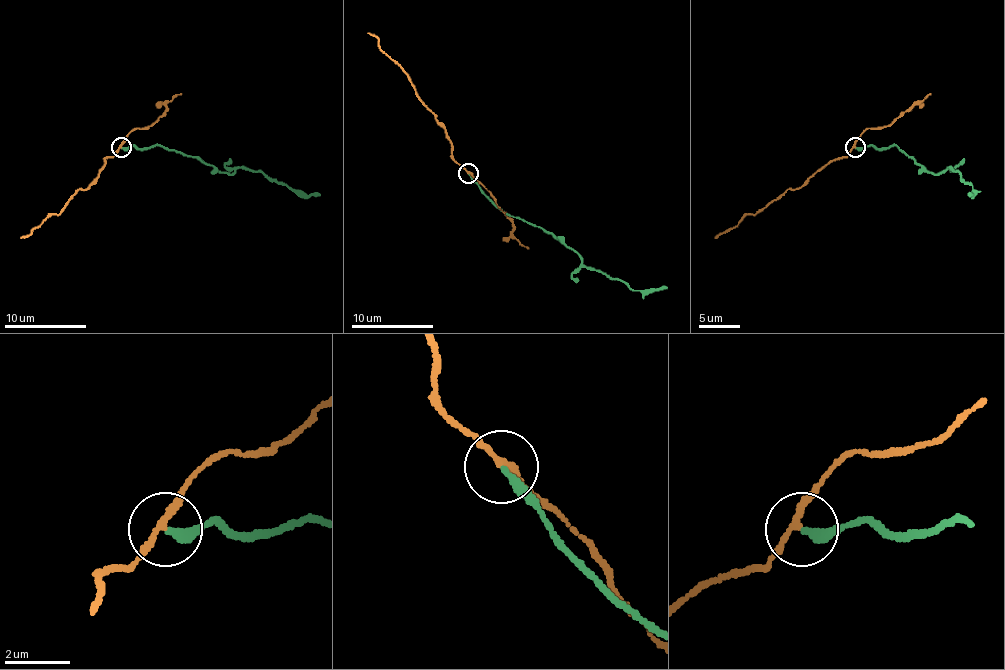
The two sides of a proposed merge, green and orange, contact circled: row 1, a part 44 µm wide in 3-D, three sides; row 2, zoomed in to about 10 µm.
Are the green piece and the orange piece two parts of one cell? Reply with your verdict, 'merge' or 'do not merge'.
do not merge

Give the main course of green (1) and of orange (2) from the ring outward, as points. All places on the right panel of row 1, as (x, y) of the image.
1: (855, 147), (887, 149), (893, 145), (928, 171), (938, 173), (948, 167), (973, 187), (969, 193)
2: (855, 147), (755, 214), (747, 214), (730, 230), (714, 238)

